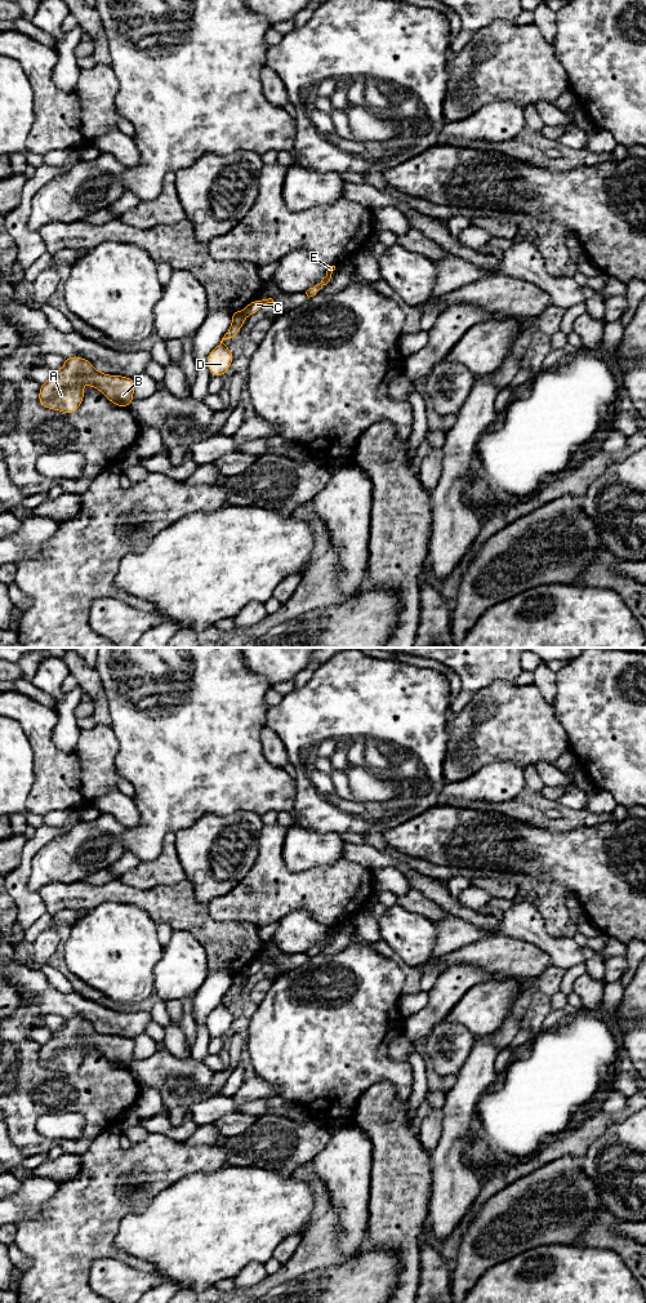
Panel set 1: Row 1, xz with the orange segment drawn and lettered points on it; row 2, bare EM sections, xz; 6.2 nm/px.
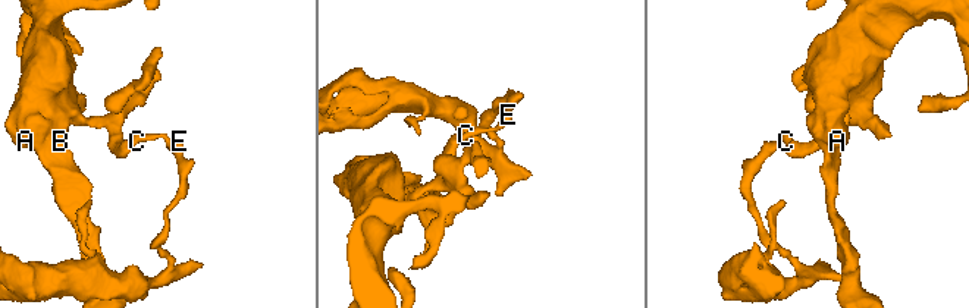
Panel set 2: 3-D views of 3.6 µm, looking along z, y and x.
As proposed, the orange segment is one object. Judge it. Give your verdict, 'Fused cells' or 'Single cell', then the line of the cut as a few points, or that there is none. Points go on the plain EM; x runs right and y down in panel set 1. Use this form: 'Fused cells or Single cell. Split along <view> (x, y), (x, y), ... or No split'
Fused cells. Split along xz (243, 970), (246, 975)

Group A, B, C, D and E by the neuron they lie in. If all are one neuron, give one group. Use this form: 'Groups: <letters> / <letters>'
Groups: A B D / C E

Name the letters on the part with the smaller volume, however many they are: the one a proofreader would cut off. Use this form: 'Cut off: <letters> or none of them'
Cut off: C, E

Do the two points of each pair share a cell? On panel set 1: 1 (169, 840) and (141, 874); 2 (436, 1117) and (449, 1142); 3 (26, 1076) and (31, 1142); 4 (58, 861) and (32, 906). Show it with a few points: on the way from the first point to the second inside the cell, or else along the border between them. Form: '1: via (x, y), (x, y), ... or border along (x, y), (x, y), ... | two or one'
1: via (169, 850), (169, 854), (151, 872) | one
2: border along (441, 1110), (442, 1133), (437, 1144), (431, 1151) | two
3: via (26, 1093), (26, 1125) | one
4: border along (31, 862), (27, 888), (36, 893) | two

